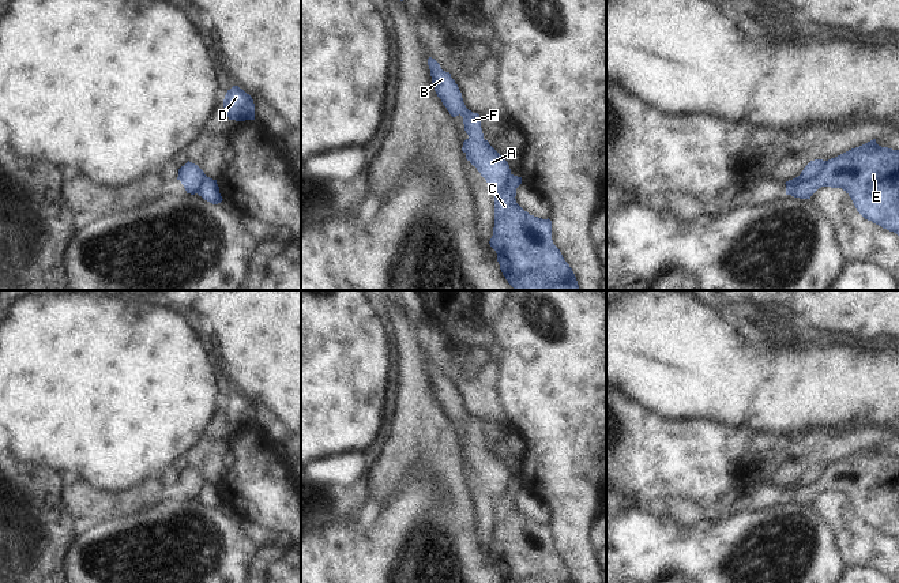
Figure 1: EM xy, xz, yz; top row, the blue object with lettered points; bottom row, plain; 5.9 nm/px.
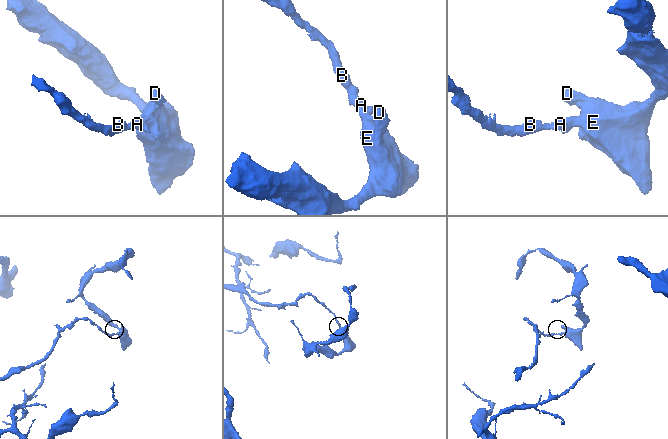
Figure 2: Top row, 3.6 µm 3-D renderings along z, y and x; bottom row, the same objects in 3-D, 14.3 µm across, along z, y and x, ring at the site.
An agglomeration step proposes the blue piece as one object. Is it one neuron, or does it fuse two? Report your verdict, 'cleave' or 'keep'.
cleave

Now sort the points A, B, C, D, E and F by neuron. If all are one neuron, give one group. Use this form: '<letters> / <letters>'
A B F / C D E

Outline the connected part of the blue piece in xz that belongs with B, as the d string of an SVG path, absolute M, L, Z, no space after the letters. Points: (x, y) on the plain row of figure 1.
M432 362L428 364L428 371L435 396L443 410L452 422L459 420L463 422L464 436L469 440L462 452L466 464L486 485L489 496L497 500L507 492L511 482L508 467L484 444L479 420L466 413L462 398L451 379L443 376L440 369Z

